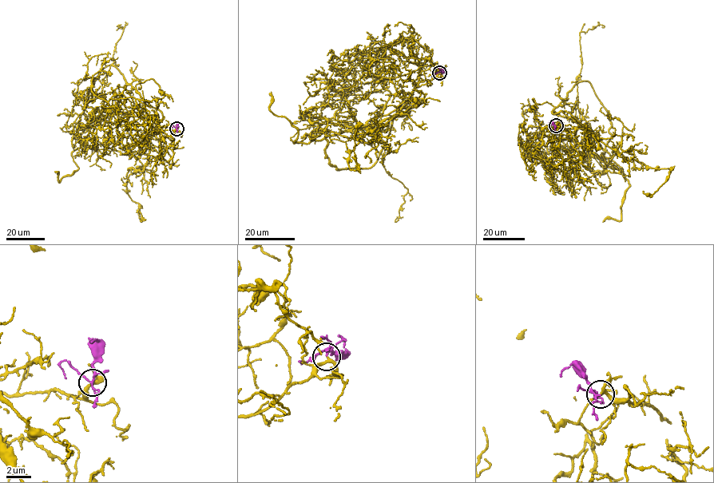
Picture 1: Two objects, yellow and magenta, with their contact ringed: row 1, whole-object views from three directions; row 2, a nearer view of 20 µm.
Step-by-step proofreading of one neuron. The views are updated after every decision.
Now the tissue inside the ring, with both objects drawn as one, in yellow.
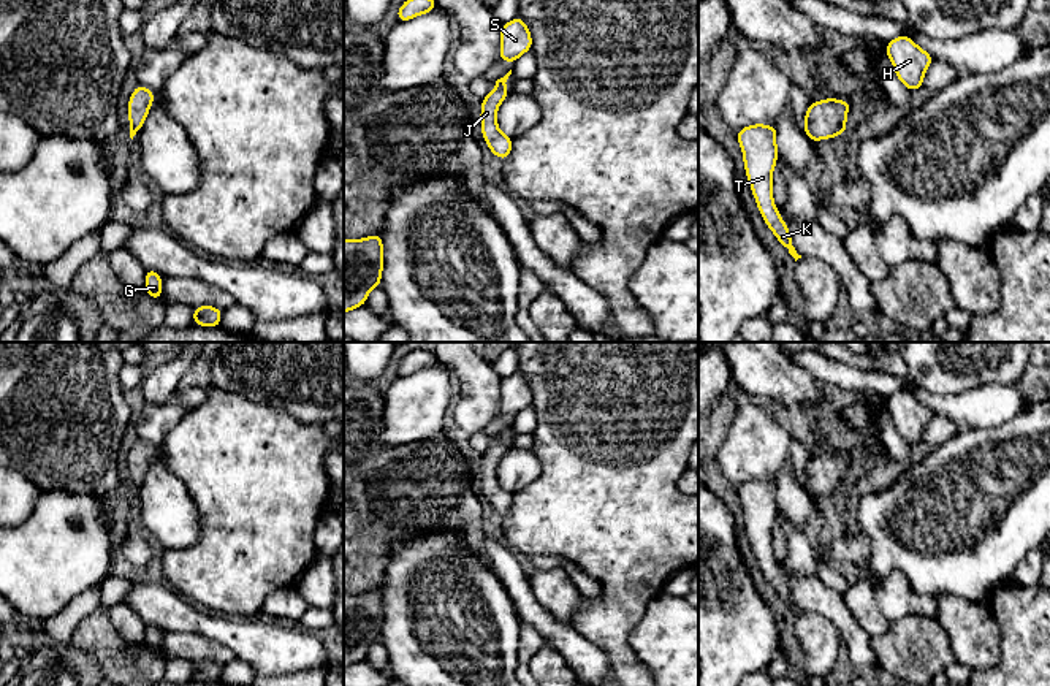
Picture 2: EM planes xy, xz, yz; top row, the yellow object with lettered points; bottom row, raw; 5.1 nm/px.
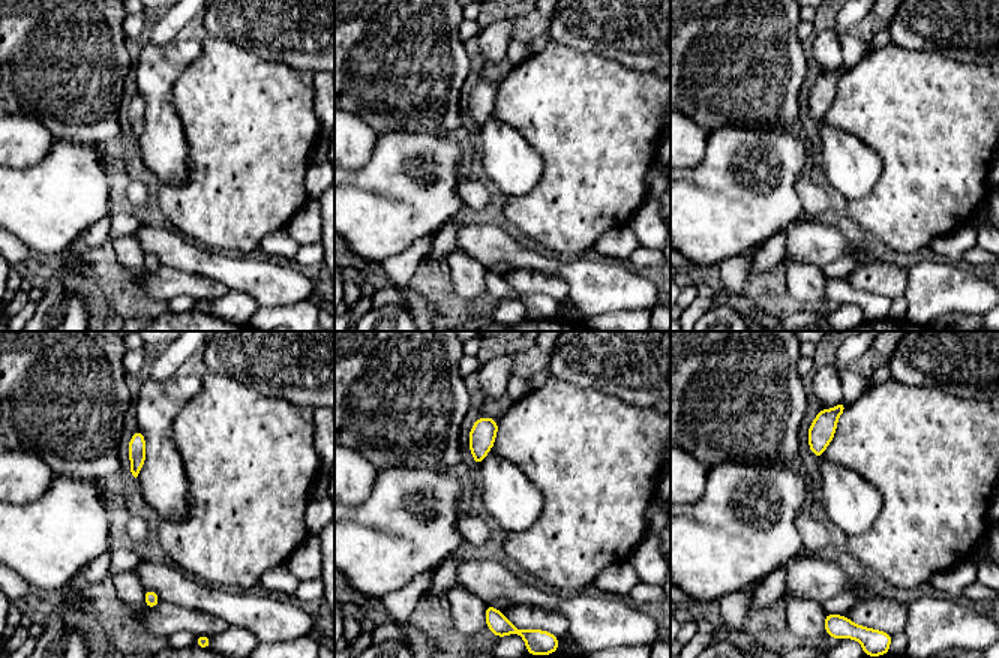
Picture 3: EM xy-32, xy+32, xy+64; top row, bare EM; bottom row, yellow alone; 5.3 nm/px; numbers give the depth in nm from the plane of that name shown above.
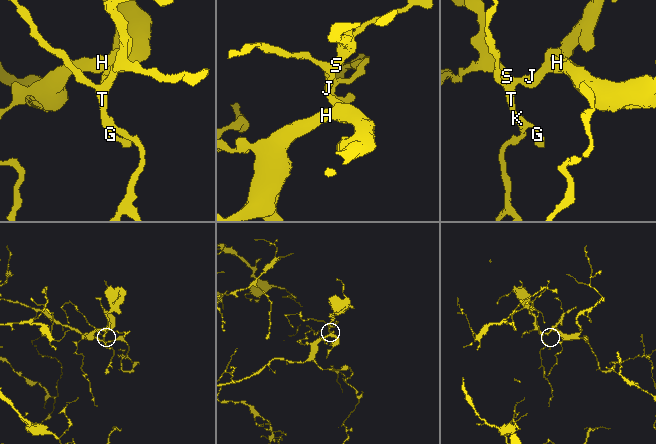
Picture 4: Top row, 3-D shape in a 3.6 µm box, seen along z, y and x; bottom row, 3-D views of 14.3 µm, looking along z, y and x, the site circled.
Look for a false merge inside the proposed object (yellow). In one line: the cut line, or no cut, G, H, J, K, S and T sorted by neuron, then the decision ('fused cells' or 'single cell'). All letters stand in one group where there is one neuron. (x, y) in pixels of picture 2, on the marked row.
no cut; G H J K S T; single cell

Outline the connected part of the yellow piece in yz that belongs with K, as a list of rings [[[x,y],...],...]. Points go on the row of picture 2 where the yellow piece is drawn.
[[[755,124],[738,130],[736,139],[743,151],[744,170],[760,215],[797,261],[801,255],[797,253],[790,231],[773,200],[773,168],[778,163],[776,135],[778,128]]]

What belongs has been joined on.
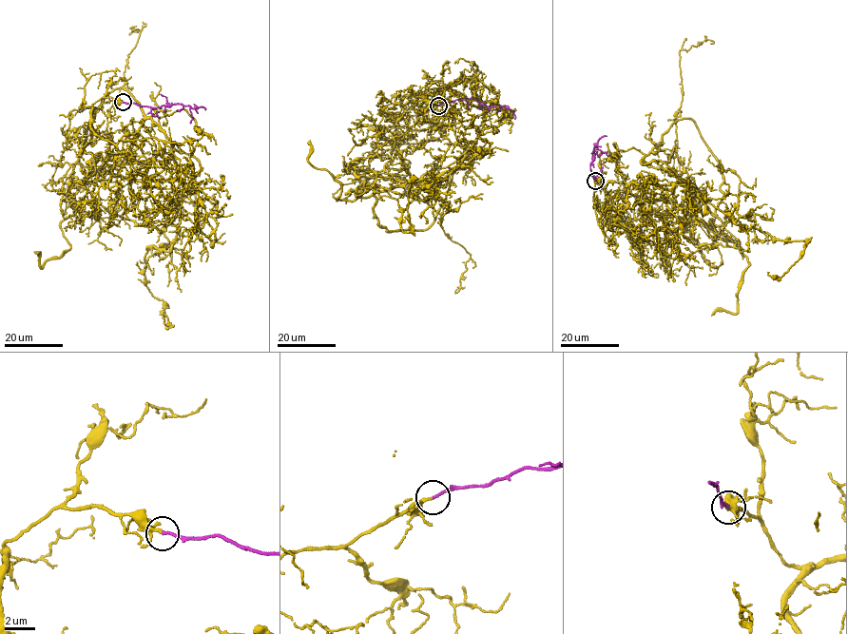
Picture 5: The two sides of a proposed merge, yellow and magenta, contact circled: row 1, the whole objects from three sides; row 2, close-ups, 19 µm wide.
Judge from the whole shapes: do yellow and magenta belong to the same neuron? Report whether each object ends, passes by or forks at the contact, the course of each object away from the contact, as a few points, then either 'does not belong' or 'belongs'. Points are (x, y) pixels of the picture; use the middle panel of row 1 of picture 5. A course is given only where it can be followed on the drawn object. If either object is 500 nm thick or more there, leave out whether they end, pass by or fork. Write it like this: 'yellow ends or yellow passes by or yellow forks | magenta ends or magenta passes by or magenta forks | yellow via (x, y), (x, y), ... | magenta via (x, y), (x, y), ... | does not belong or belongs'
yellow passes by | magenta ends | yellow via (438, 105), (408, 118), (393, 162), (365, 182), (400, 194), (437, 181), (413, 195), (404, 232), (412, 177) | magenta via (439, 105), (473, 98), (487, 106), (508, 106), (514, 119) | belongs

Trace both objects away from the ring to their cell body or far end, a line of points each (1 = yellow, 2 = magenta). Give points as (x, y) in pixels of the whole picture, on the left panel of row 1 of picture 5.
1: (122, 103), (92, 105), (73, 175), (165, 237), (171, 248), (144, 259), (167, 326), (164, 313)
2: (123, 102), (160, 107), (181, 104), (196, 108), (203, 106), (205, 109)

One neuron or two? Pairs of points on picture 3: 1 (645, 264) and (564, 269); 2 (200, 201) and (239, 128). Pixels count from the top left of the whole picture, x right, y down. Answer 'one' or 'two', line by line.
1: two
2: one

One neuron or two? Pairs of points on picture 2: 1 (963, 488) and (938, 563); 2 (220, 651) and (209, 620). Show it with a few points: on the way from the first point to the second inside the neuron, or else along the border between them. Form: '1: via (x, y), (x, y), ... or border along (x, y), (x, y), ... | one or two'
1: via (963, 507), (963, 517), (947, 533), (943, 544) | one
2: border along (181, 631), (190, 631), (217, 640), (235, 655) | two

